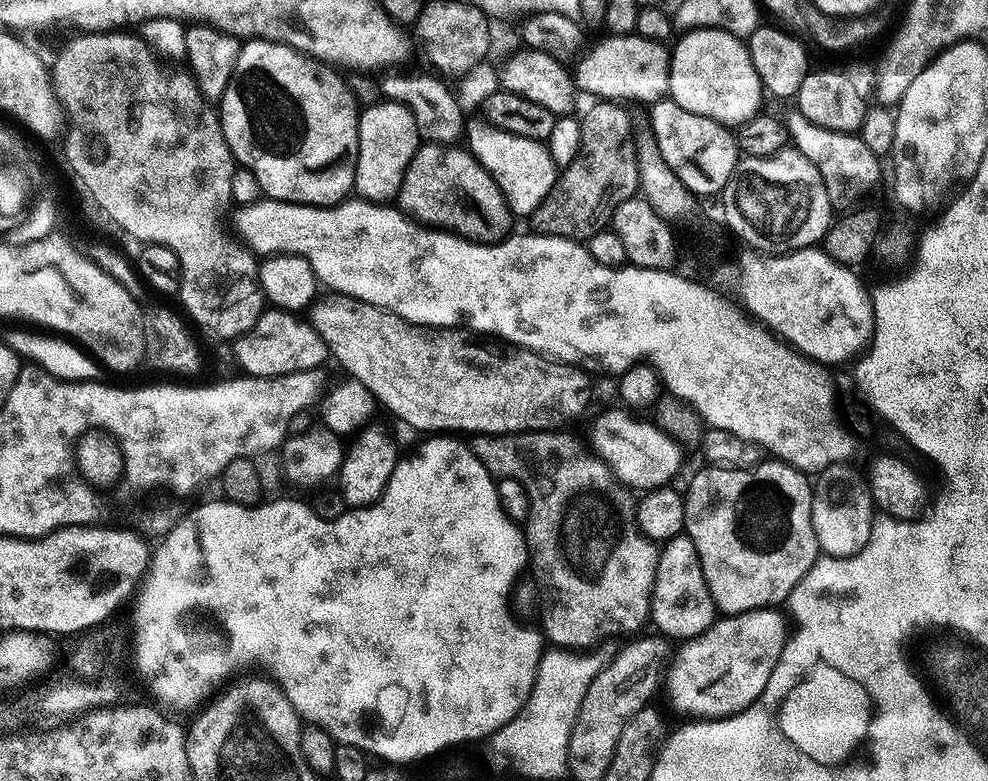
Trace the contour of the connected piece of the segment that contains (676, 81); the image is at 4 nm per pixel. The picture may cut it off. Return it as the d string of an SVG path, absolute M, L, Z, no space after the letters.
M720 27L693 28L682 36L670 48L671 100L678 102L682 110L690 110L690 114L702 114L702 118L729 126L742 125L757 116L761 111L760 99L765 99L766 93L760 87L754 62L750 62L747 43Z

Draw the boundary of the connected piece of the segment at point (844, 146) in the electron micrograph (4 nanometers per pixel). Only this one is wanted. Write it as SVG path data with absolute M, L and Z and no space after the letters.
M789 112L788 124L786 123L789 141L794 145L795 151L801 152L806 158L810 158L810 162L814 162L814 166L818 166L822 182L826 182L826 194L833 209L848 210L859 205L863 201L860 199L875 186L876 179L880 176L881 157L872 153L859 135L826 130L807 120L800 112Z

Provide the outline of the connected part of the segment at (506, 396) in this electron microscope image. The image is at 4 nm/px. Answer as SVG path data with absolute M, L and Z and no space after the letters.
M328 294L310 309L312 329L326 342L331 359L345 368L351 379L362 382L377 405L390 408L404 424L423 434L483 434L506 436L510 432L560 430L576 420L592 400L593 377L575 364L563 364L496 338L481 338L460 328L427 328L395 316L385 308L363 304L352 296Z

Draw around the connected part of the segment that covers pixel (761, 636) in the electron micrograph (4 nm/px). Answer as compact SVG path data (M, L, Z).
M759 608L737 616L721 615L701 636L687 641L674 668L666 674L666 688L668 684L679 710L688 718L730 718L755 702L766 690L766 682L770 682L770 674L774 674L774 666L778 666L790 637L790 624L788 628L785 613L781 612L776 608Z

